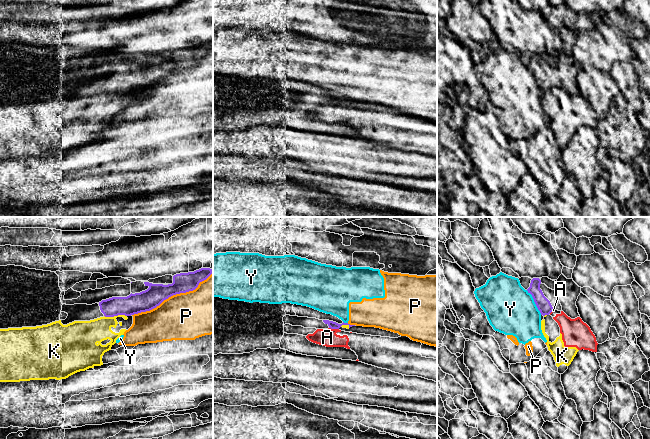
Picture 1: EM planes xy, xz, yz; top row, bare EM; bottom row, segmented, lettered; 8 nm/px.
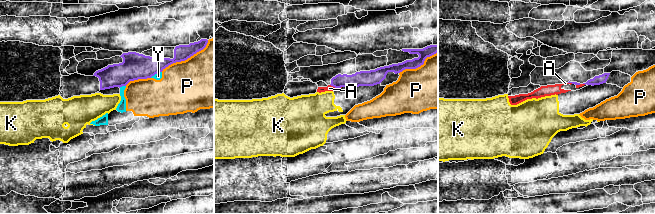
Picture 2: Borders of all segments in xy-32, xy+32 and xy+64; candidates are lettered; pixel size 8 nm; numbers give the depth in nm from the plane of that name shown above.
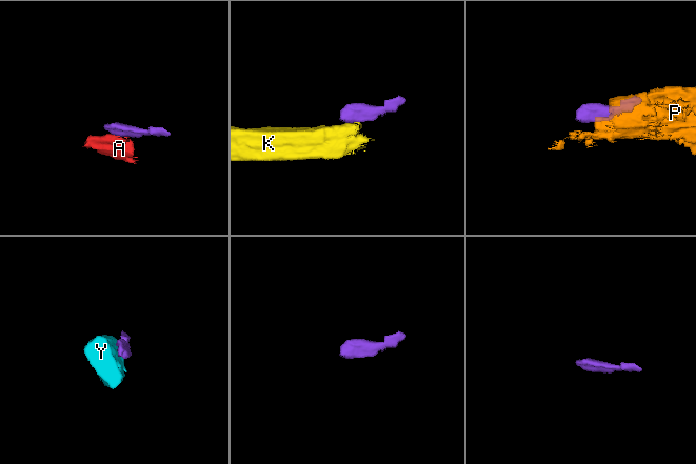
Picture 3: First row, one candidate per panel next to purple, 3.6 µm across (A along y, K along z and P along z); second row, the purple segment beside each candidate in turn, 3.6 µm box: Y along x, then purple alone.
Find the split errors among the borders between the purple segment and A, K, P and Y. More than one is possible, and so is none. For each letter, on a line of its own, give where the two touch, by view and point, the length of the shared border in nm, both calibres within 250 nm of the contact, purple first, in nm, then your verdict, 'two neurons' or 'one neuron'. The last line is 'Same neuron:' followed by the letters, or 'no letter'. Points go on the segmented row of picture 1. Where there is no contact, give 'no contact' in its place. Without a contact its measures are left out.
A: contact xz (334, 328); length 80 nm; calibres 60 and 140 nm; two neurons
K: contact xy (115, 315); length 180 nm; calibres 160 and 200 nm; two neurons
P: contact xy (174, 294); length 750 nm; calibres 160 and 380 nm; two neurons
Y: contact yz (534, 301); length 240 nm; calibres 110 and 400 nm; two neurons
Same neuron: no letter

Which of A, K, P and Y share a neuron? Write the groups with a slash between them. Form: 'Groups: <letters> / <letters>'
Groups: A K / P Y

